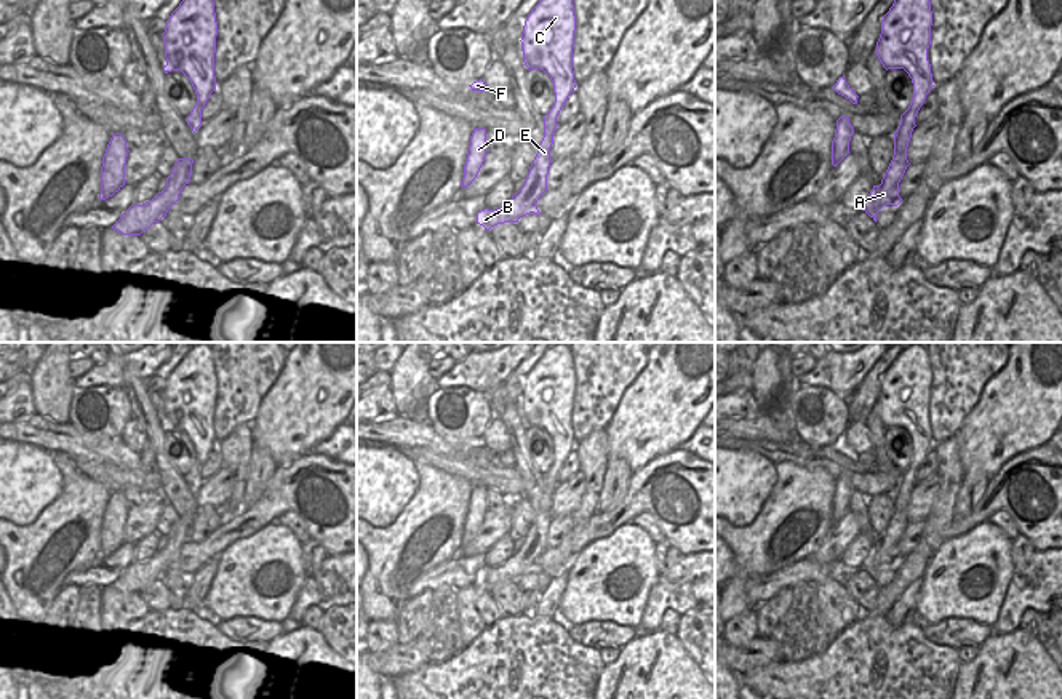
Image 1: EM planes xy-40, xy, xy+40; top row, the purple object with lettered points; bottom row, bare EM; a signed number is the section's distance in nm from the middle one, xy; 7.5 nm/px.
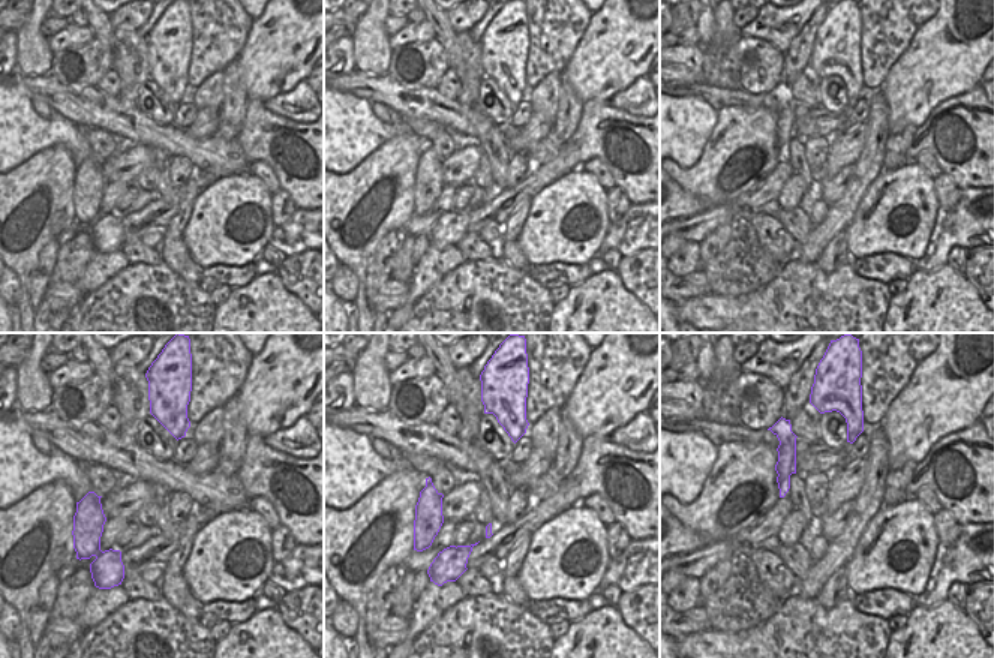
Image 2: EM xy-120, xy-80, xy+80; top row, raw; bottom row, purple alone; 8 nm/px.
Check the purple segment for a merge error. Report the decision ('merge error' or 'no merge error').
no merge error

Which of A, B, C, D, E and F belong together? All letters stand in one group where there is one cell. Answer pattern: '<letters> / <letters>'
A B C D E F

